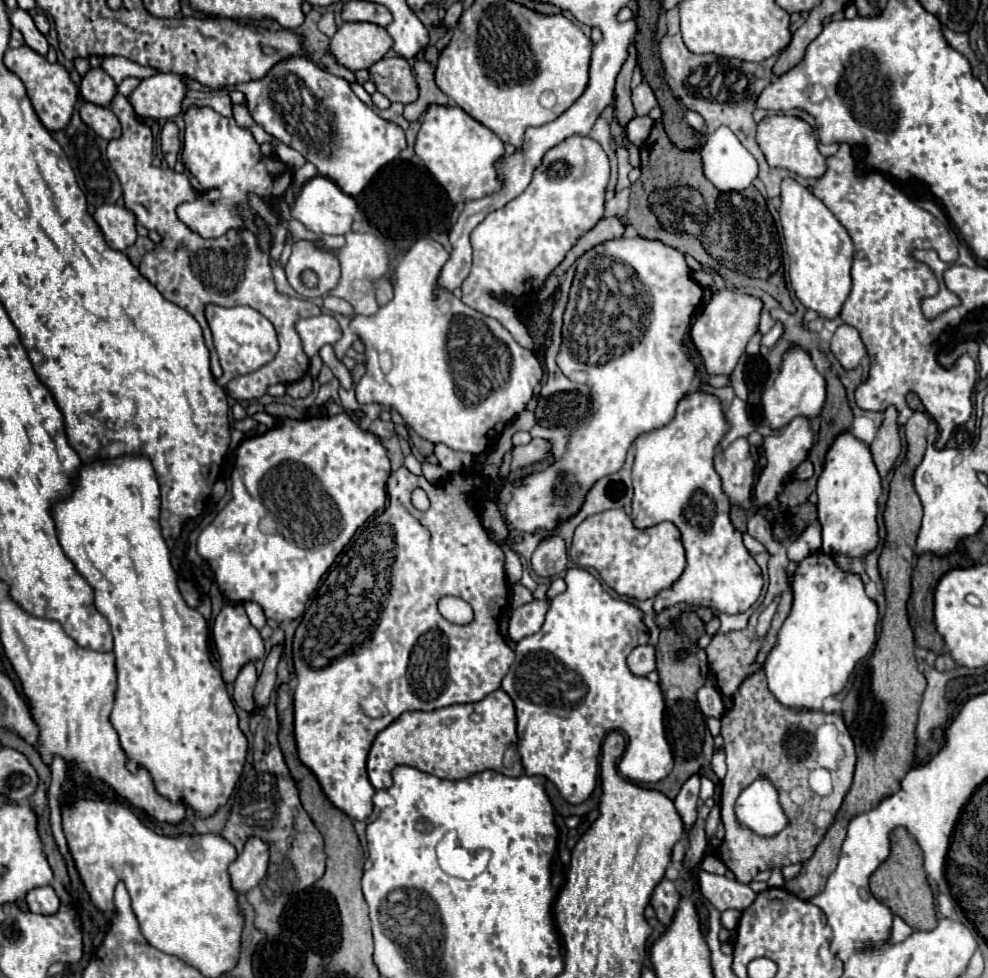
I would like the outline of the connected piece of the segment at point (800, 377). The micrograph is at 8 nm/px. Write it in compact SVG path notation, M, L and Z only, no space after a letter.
M790 346L782 356L782 366L774 378L774 384L768 386L762 394L762 406L766 420L772 428L784 428L792 418L806 416L814 418L824 404L826 398L826 380L816 370L816 364L812 362L810 354L802 346Z

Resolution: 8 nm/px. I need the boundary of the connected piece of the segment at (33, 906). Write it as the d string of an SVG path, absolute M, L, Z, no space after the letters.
M42 886L42 888L32 888L26 894L26 904L32 912L38 914L52 914L60 906L60 898L52 890L52 886Z

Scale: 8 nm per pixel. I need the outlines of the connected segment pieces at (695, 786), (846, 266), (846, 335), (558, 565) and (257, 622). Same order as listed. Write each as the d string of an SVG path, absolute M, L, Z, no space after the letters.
M694 774L690 776L690 780L684 782L684 786L680 788L678 796L674 798L676 810L684 820L684 826L690 828L696 820L696 802L698 802L698 790L700 790L700 776Z
M794 178L782 180L782 236L790 256L790 282L798 300L816 310L822 318L834 318L840 314L844 300L850 294L850 266L854 246L846 228L838 218L818 200L808 188L802 188Z
M848 324L838 326L838 330L832 336L830 348L846 370L856 368L860 364L860 360L866 356L866 346L864 346L858 330Z
M552 534L544 538L532 554L532 570L538 576L550 578L566 570L566 542L564 538Z
M246 602L246 604L244 604L244 608L246 608L246 614L248 614L250 622L254 624L254 628L258 628L258 630L260 630L260 628L266 624L266 618L264 618L262 608L260 608L258 604L254 604L254 602Z

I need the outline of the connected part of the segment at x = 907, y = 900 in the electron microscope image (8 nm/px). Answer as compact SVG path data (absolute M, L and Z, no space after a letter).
M906 828L892 830L890 844L892 844L890 856L870 876L870 890L876 900L886 904L910 928L932 930L936 926L936 912L934 912L934 896L932 896L930 884L926 880L924 866L922 866L922 850L920 850L916 838Z

